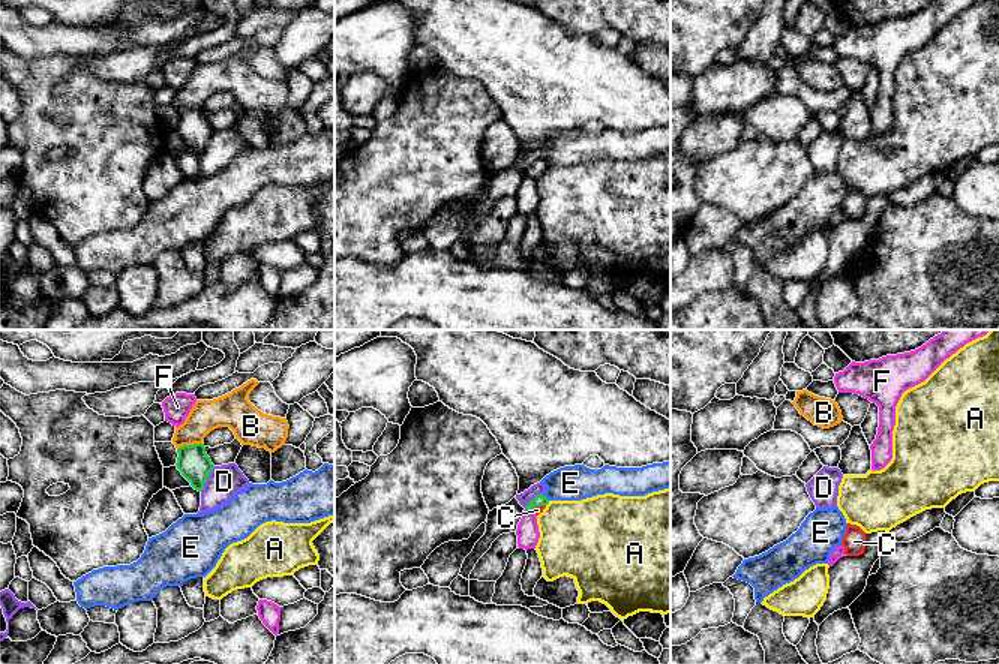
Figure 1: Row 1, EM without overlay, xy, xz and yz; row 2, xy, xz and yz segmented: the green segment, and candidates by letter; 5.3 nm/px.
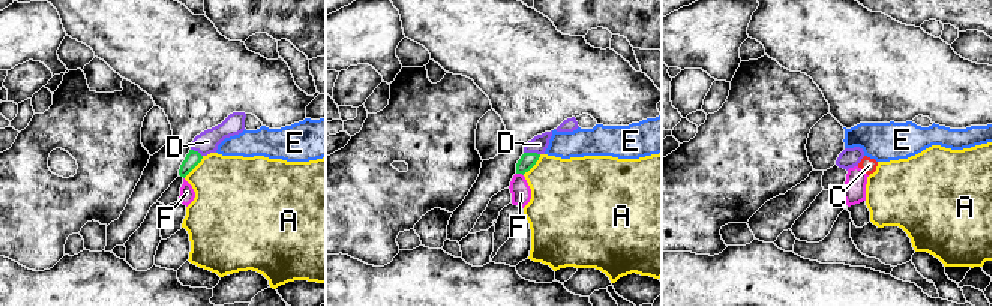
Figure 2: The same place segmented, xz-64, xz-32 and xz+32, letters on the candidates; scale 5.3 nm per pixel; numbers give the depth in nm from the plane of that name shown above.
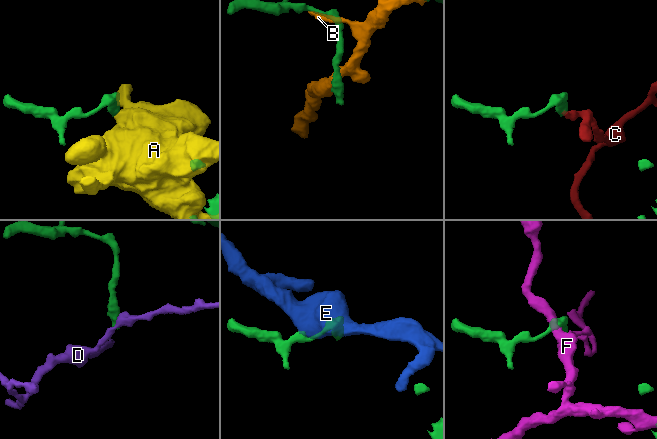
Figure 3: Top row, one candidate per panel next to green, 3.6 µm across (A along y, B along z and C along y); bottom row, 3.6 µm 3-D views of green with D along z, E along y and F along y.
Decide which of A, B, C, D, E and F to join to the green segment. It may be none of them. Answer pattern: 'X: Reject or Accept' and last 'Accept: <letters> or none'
A: Reject
B: Reject
C: Accept
D: Reject
E: Reject
F: Reject
Accept: C

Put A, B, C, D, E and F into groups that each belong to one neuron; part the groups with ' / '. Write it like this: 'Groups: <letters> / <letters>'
Groups: A / B / C / D / E / F

